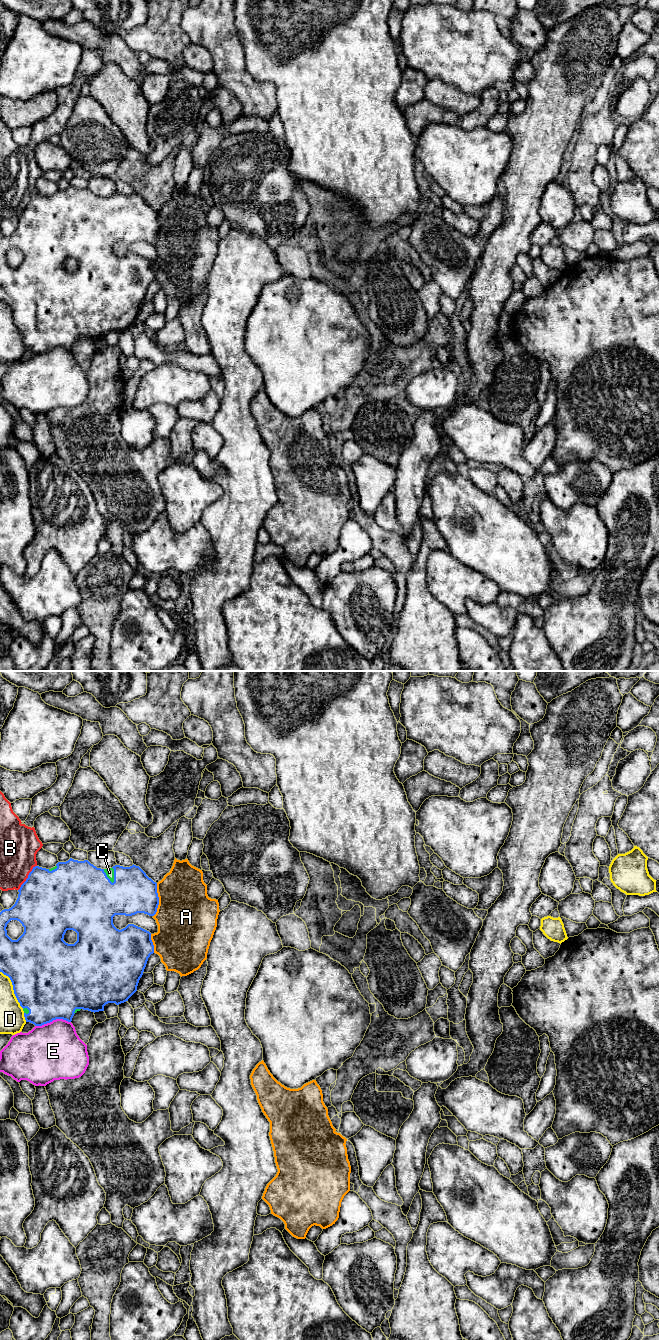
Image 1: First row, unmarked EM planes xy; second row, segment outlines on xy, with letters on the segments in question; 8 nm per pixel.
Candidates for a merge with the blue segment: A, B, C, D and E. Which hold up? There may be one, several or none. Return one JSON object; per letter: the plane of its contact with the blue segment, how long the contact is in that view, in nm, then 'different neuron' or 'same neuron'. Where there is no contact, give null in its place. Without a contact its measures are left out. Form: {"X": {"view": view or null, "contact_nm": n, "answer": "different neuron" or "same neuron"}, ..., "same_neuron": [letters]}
{"A": {"view": "xy", "contact_nm": 280, "answer": "different neuron"}, "B": {"view": "xy", "contact_nm": 260, "answer": "different neuron"}, "C": {"view": "xy", "contact_nm": 140, "answer": "same neuron"}, "D": {"view": "xy", "contact_nm": 360, "answer": "different neuron"}, "E": {"view": "xy", "contact_nm": 300, "answer": "different neuron"}, "same_neuron": ["C"]}

